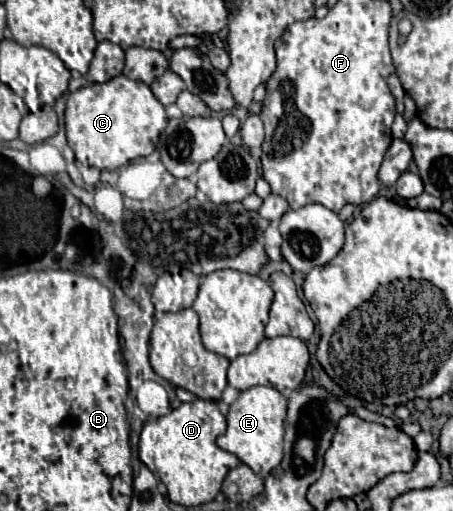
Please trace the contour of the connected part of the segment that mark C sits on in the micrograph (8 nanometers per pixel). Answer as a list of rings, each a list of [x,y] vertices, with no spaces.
[[[118,75],[106,83],[92,83],[70,93],[66,103],[66,137],[74,149],[76,159],[84,167],[96,167],[100,171],[112,171],[124,163],[148,157],[160,133],[166,129],[164,105],[154,97],[150,87],[142,81]]]

